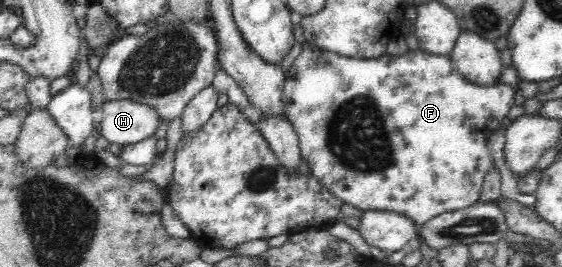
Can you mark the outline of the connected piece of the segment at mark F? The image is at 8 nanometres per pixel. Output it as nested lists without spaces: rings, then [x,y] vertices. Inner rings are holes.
[[[307,41],[303,44],[303,51],[299,59],[296,59],[293,67],[287,71],[282,89],[282,102],[286,107],[286,115],[297,133],[300,154],[311,168],[311,175],[343,203],[349,203],[361,211],[399,212],[399,214],[409,216],[409,219],[412,219],[418,226],[442,213],[459,211],[478,201],[483,179],[494,165],[487,147],[487,122],[490,119],[503,120],[509,109],[519,101],[519,91],[513,90],[513,87],[503,82],[493,83],[492,86],[477,86],[457,72],[457,68],[449,57],[433,55],[431,52],[421,51],[418,47],[413,50],[407,49],[401,55],[385,53],[375,59],[351,59],[347,56],[341,58],[331,54],[327,55],[317,46],[311,49]]]

